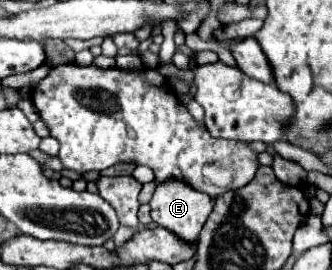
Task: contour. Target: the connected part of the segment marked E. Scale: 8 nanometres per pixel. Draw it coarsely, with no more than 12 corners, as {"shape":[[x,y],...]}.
{"shape":[[182,181],[158,183],[152,221],[196,243],[212,199]]}

